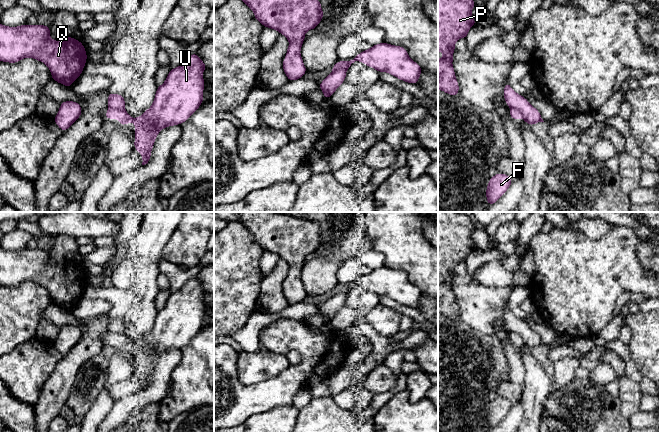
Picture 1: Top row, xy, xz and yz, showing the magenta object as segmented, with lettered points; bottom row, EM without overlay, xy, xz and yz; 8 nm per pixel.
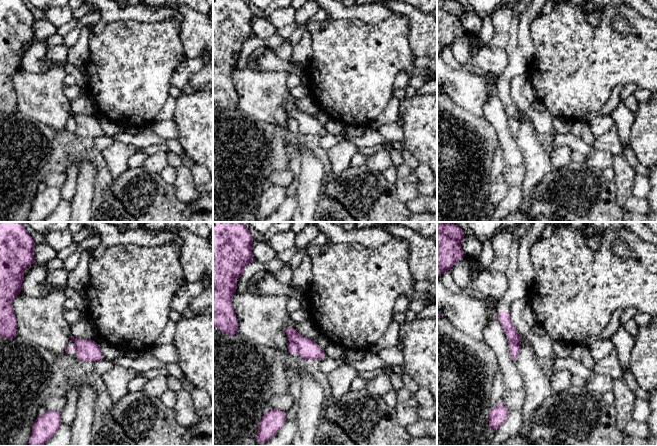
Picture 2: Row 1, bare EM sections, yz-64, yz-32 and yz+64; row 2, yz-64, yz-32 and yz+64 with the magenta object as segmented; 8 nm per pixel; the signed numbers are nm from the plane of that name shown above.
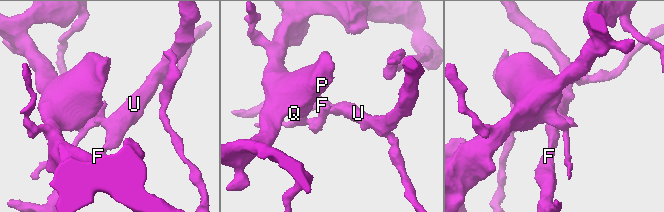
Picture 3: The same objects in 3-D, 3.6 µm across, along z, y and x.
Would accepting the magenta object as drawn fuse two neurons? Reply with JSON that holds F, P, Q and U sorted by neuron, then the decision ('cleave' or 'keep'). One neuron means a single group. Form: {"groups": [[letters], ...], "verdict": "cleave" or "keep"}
{"groups": [["F", "U"], ["P", "Q"]], "verdict": "cleave"}

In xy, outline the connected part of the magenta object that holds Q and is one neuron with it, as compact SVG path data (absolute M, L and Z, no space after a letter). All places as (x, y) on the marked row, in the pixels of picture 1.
M0 23L0 61L17 63L30 57L47 65L52 80L71 87L87 62L84 45L75 38L50 38L50 26L23 24L9 27Z

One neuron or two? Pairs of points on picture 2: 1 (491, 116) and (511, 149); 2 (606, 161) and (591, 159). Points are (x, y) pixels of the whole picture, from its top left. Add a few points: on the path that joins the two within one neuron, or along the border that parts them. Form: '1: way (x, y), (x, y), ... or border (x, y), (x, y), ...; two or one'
1: way (499, 124), (507, 141); one
2: way (602, 159), (595, 159); one

